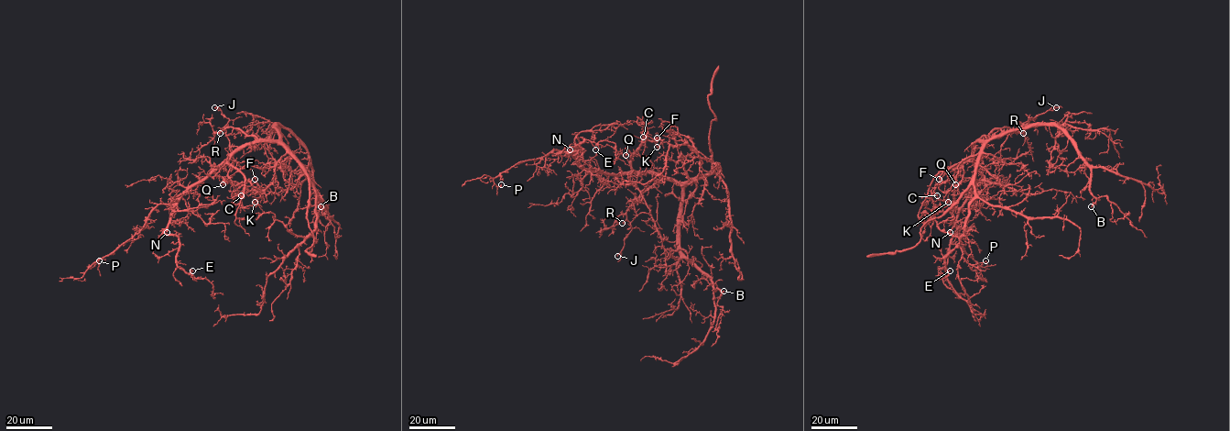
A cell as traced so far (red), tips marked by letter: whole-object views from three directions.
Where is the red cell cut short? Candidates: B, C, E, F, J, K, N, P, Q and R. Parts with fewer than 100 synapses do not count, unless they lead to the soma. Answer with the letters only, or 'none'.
N

